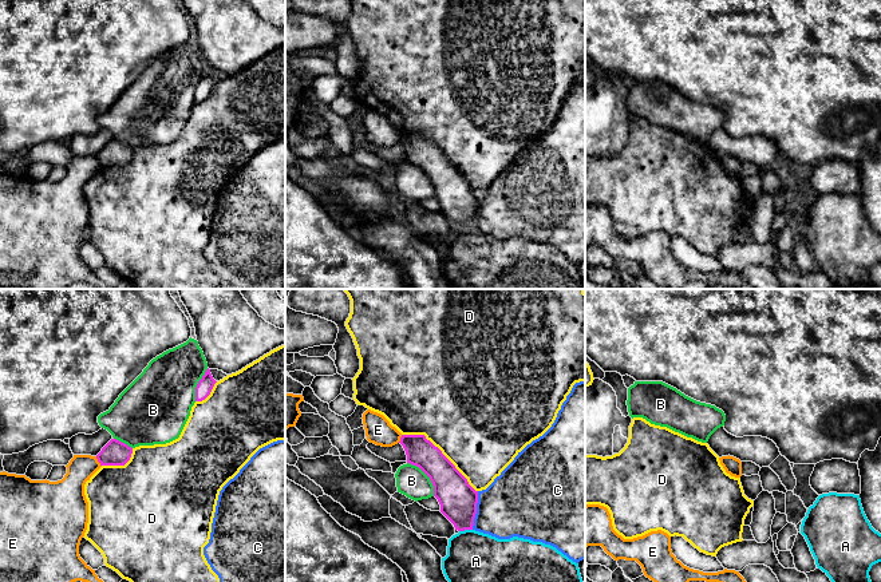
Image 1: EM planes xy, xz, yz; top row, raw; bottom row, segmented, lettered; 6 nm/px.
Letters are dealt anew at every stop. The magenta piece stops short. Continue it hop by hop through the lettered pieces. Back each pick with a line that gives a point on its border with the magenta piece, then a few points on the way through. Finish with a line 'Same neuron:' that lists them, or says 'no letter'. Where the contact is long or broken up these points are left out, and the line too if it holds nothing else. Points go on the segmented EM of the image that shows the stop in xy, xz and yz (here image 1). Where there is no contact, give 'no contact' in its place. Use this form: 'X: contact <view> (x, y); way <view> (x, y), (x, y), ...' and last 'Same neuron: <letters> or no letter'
Same neuron: no letter

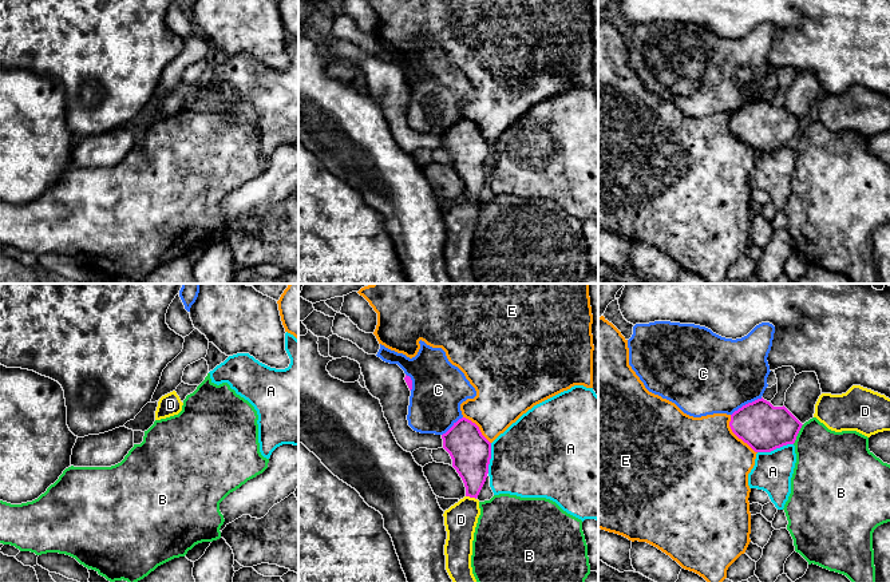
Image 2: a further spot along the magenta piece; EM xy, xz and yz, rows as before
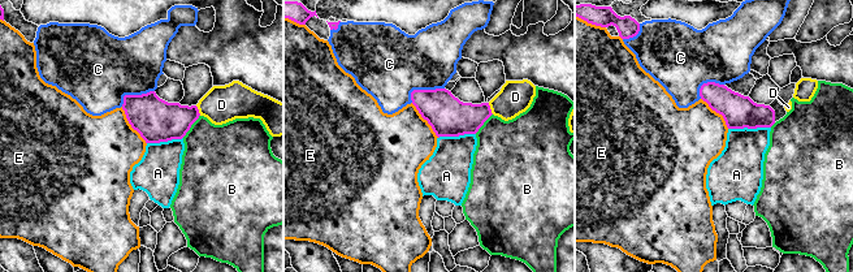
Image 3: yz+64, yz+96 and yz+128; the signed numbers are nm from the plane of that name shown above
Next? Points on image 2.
D: contact xz (471, 497); way xz (470, 455), (471, 497), (470, 505), (461, 519)
Same neuron: D

